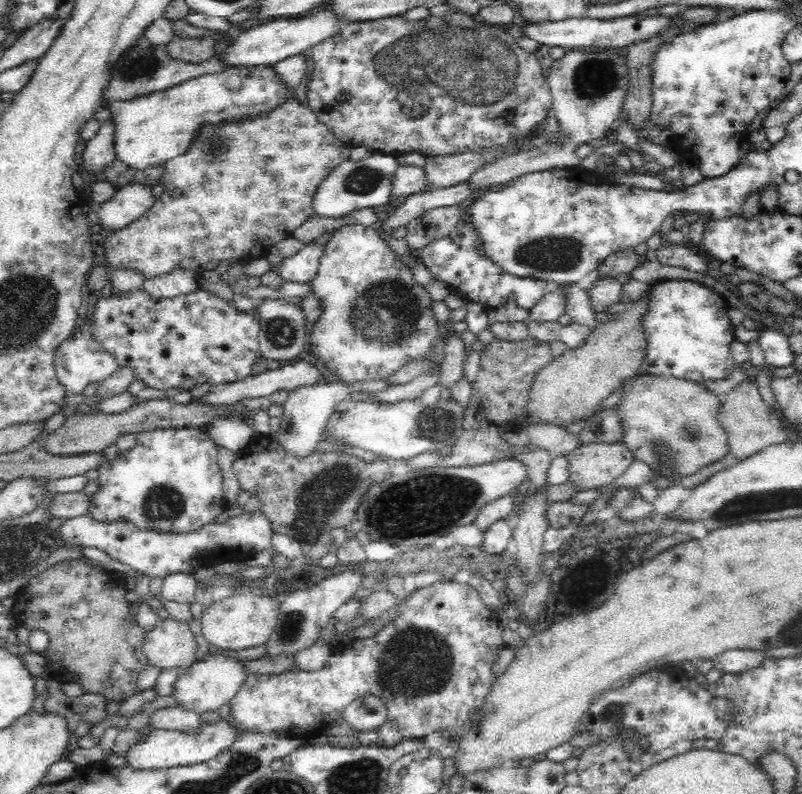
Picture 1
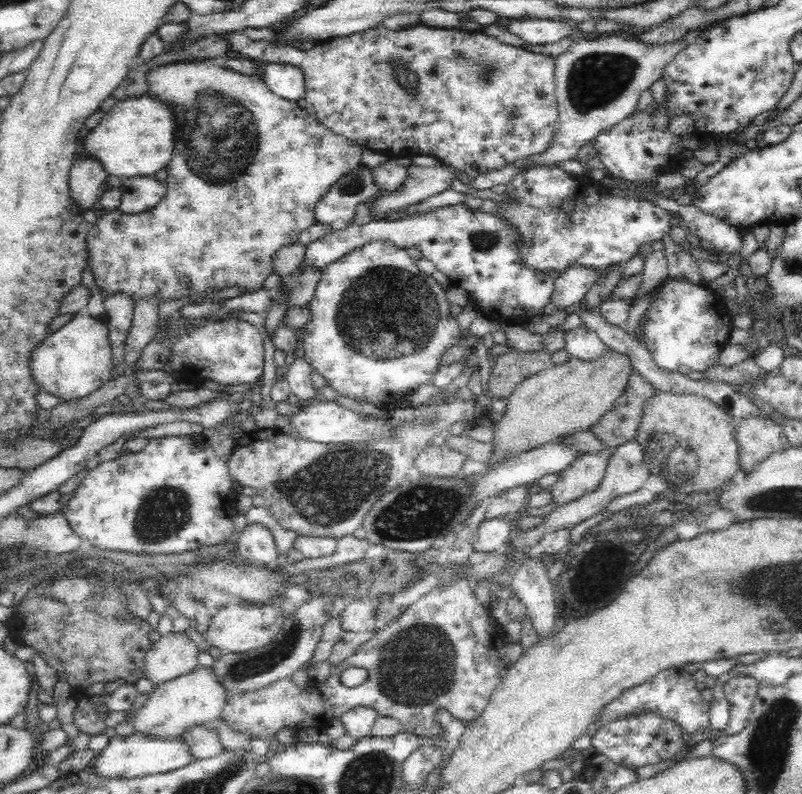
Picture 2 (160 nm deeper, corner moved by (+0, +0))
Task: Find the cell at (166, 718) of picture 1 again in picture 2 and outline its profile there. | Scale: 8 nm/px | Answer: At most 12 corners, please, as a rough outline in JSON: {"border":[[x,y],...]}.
{"border":[[209,726],[190,727],[182,737],[193,760],[227,750]]}

